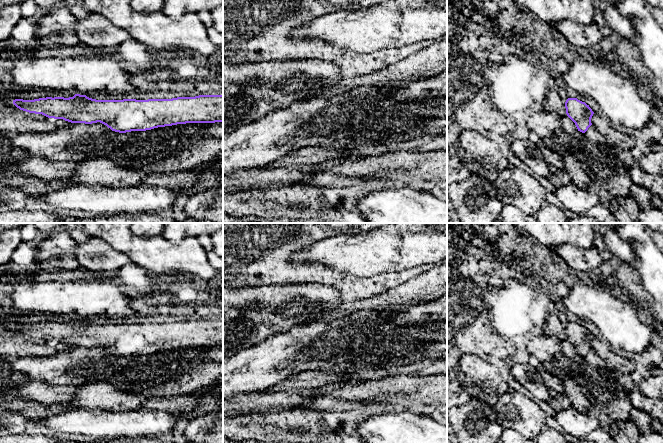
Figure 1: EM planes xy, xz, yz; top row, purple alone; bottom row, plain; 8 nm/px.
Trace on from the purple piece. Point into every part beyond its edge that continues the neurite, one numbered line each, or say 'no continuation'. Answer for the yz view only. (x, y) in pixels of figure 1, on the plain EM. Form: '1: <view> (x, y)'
no continuation

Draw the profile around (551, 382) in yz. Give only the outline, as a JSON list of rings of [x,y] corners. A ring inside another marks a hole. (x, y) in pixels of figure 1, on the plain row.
[[[535,357],[530,358],[529,364],[540,373],[548,390],[555,390],[558,393],[563,393],[562,380],[550,374]]]

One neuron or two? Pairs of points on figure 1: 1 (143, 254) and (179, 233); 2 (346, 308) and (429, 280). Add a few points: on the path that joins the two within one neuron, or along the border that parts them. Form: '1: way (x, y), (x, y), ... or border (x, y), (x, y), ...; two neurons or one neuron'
1: border (161, 234), (176, 244), (190, 237); two neurons
2: way (367, 304), (391, 300), (401, 294), (408, 293); one neuron

